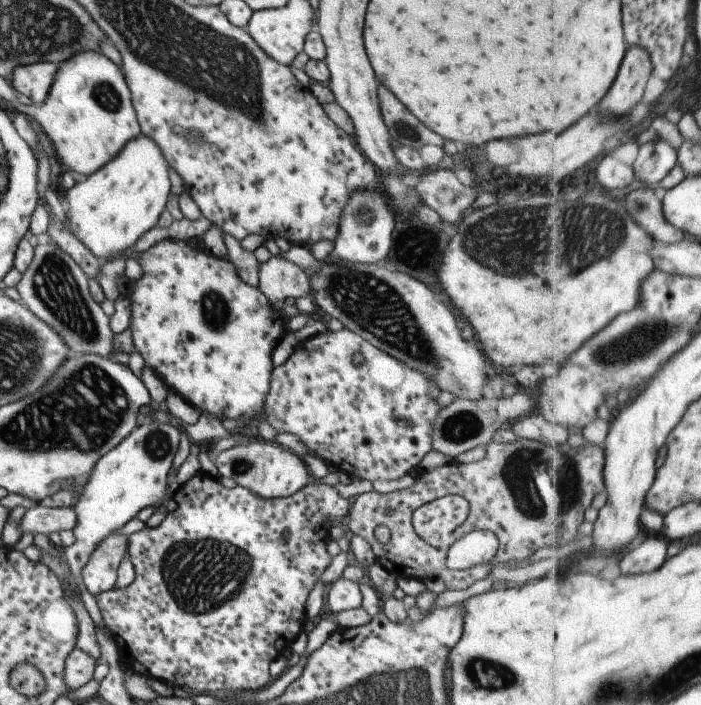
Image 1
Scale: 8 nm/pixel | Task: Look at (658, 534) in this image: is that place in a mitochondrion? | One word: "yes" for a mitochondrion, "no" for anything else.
no

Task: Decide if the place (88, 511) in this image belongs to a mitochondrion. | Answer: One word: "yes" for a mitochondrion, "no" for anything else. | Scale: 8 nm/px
no

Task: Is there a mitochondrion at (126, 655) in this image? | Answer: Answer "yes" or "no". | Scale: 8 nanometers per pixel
no

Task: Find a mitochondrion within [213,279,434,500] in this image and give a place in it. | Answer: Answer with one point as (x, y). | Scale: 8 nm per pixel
(240, 465)

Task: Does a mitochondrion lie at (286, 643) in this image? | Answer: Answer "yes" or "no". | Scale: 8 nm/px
no

